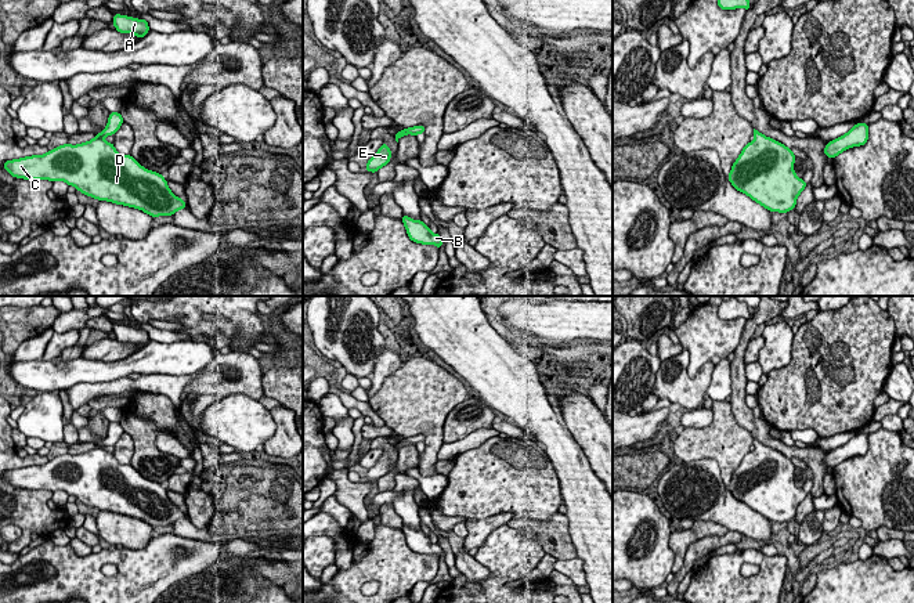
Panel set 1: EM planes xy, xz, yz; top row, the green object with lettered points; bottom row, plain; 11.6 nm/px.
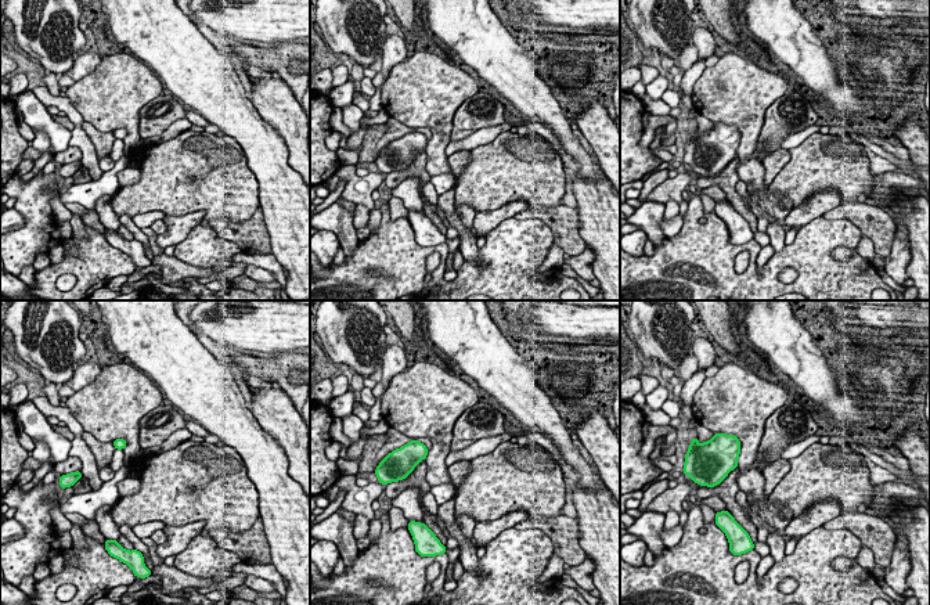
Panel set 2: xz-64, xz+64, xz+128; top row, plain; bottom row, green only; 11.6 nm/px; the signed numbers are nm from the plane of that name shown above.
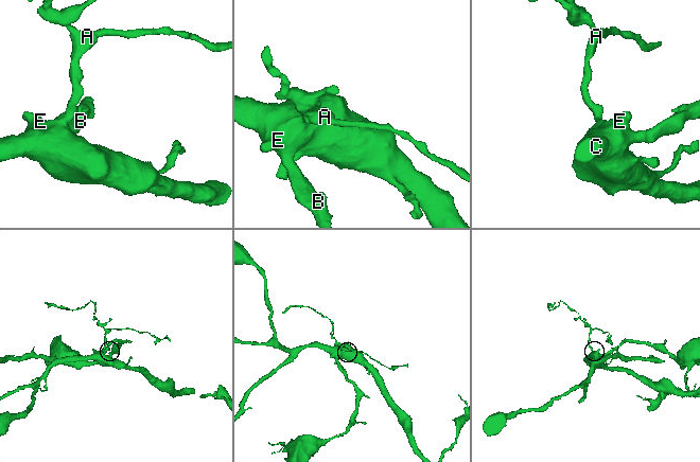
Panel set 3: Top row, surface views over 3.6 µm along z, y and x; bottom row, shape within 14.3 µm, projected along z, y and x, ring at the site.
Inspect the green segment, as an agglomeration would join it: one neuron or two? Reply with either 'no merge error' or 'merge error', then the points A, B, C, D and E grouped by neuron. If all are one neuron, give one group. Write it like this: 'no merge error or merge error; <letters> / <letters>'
no merge error; A B C D E

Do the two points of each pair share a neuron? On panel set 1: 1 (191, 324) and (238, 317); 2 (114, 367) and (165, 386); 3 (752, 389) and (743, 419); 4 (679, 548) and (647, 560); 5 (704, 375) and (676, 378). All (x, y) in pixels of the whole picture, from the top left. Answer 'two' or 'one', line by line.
1: one
2: two
3: two
4: two
5: one

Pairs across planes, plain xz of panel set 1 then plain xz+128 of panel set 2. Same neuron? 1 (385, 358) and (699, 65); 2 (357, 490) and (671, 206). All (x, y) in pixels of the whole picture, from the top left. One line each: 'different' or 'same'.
1: different
2: different

